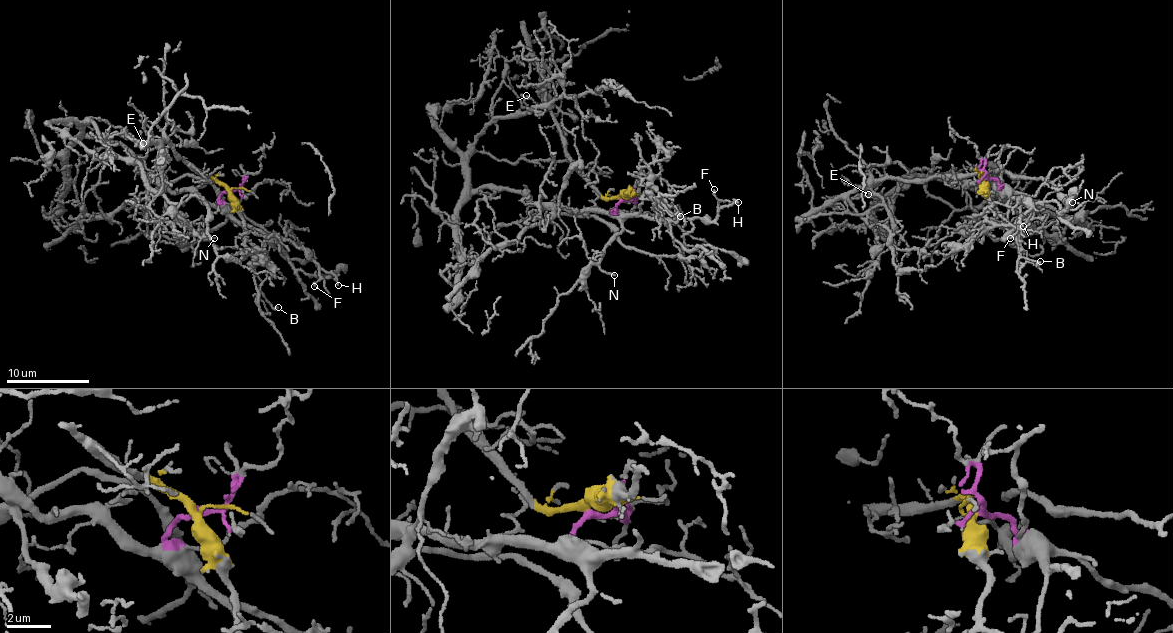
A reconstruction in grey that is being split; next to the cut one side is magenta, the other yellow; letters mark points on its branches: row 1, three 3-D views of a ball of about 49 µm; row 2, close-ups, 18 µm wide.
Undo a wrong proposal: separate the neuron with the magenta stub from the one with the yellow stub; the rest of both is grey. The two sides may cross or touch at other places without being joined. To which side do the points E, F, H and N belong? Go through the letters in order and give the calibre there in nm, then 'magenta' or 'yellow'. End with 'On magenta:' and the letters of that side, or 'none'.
E: calibre 160 nm; yellow
F: calibre 130 nm; magenta
H: calibre 190 nm; magenta
N: calibre 180 nm; magenta
On magenta: F, H, N

